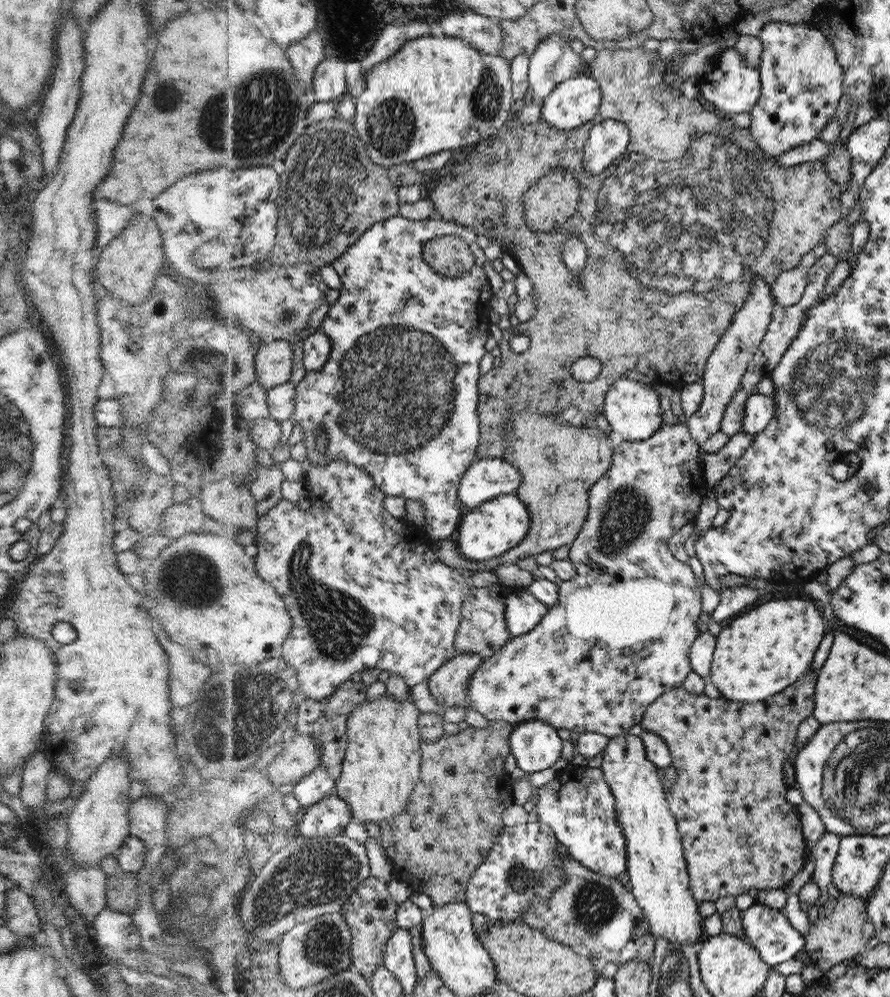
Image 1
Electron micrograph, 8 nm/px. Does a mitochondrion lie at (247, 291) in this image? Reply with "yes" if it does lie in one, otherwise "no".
no

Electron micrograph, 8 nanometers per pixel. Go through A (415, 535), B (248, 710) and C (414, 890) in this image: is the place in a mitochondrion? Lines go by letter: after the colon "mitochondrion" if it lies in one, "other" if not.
A: other
B: mitochondrion
C: other

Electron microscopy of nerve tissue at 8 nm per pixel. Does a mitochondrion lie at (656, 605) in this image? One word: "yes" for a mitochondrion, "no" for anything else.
no

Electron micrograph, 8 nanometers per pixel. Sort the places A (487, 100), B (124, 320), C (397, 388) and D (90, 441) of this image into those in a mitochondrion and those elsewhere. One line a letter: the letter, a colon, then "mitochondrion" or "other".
A: mitochondrion
B: mitochondrion
C: mitochondrion
D: other

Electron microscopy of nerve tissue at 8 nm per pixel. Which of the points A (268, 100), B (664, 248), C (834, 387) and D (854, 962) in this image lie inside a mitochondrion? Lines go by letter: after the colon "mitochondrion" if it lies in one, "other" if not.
A: mitochondrion
B: mitochondrion
C: mitochondrion
D: other

